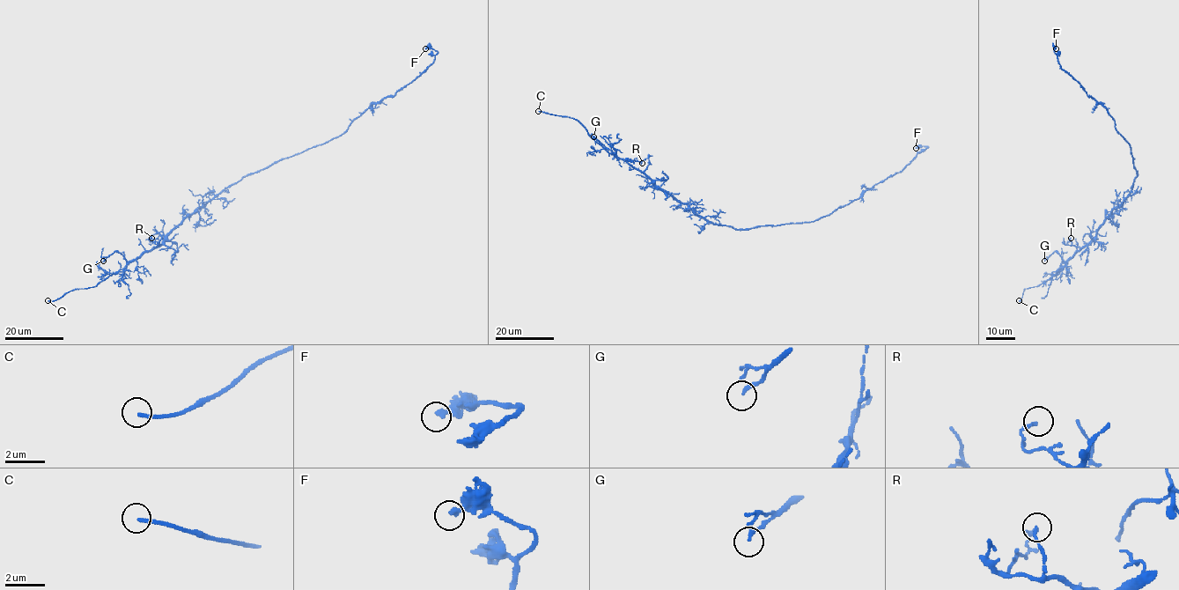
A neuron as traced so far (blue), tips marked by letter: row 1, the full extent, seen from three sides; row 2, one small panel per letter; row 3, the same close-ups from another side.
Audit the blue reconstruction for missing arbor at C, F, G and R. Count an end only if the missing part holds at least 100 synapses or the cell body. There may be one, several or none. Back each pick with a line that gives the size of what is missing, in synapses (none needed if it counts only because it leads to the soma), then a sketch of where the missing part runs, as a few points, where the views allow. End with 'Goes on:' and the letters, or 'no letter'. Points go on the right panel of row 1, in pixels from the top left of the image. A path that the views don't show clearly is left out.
Goes on: C

